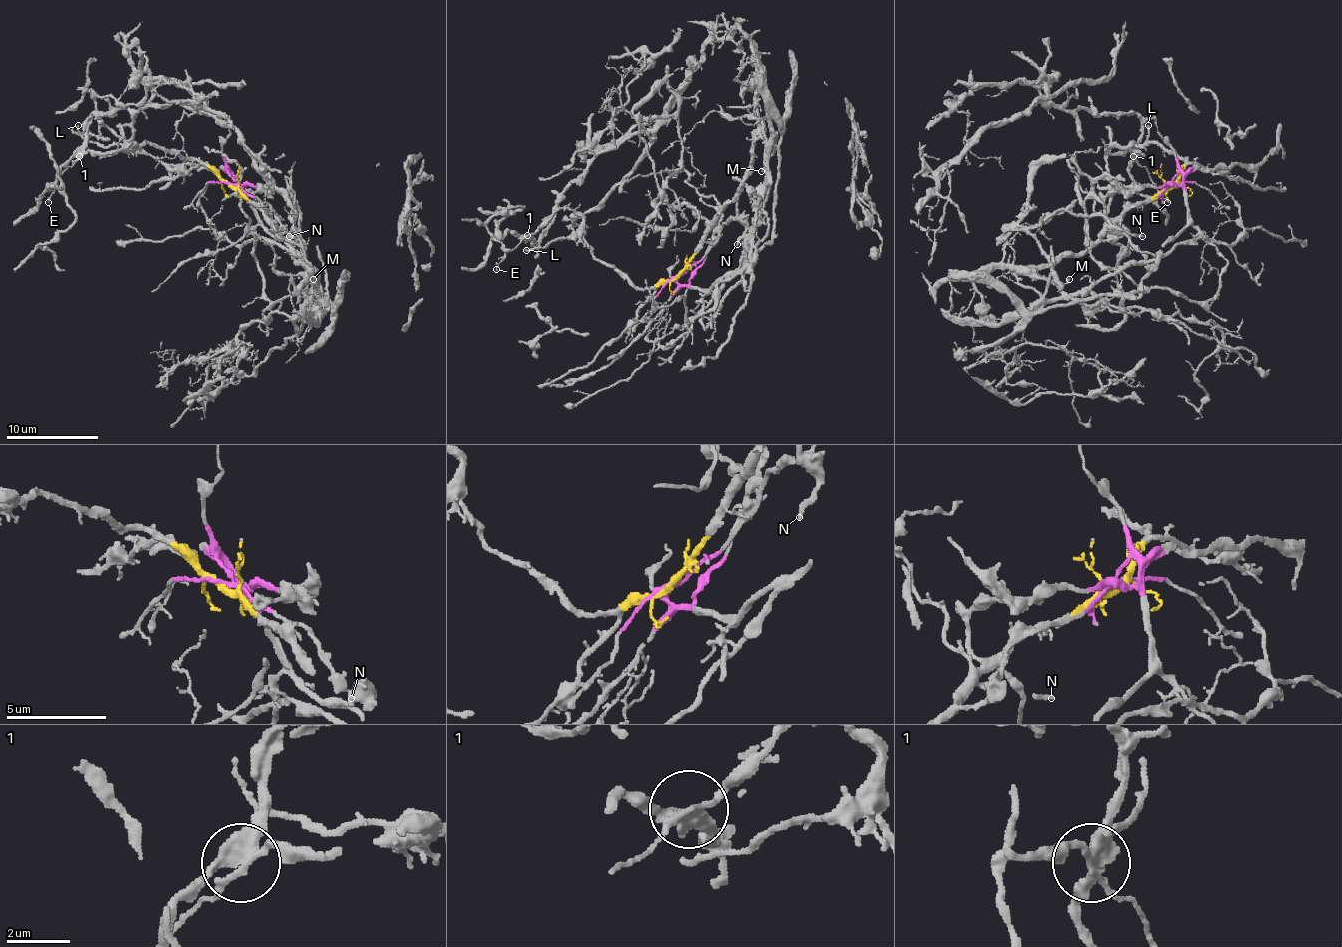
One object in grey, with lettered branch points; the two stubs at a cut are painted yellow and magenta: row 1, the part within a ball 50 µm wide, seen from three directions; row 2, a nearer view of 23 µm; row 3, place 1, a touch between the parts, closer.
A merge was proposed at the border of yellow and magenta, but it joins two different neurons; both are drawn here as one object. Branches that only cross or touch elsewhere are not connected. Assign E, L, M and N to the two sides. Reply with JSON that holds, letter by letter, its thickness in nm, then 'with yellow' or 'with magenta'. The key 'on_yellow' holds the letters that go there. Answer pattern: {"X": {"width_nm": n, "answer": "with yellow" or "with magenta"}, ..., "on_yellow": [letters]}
{"E": {"width_nm": 120, "answer": "with yellow"}, "L": {"width_nm": 140, "answer": "with yellow"}, "M": {"width_nm": 150, "answer": "with yellow"}, "N": {"width_nm": 260, "answer": "with yellow"}, "on_yellow": ["E", "L", "M", "N"]}

